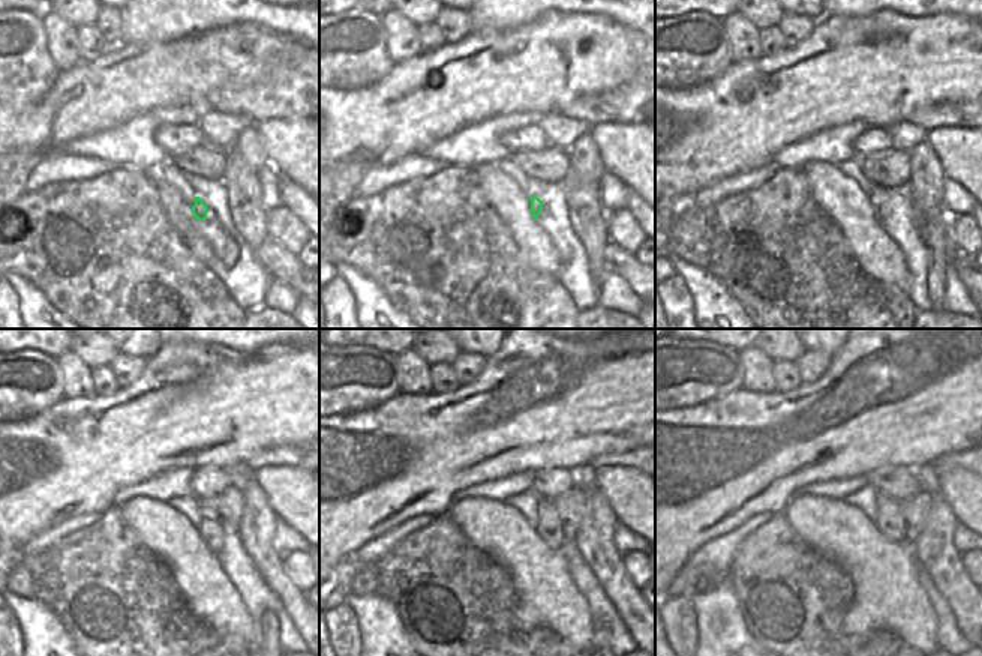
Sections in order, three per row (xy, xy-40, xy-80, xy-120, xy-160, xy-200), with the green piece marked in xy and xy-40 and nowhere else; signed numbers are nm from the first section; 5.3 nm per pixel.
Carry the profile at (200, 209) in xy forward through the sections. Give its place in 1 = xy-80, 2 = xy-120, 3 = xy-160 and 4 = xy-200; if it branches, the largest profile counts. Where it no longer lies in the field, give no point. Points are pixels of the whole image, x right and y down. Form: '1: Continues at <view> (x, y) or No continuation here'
1: Continues at xy-80 (877, 194)
2: Continues at xy-120 (212, 532)
3: Continues at xy-160 (549, 529)
4: Continues at xy-200 (889, 520)

